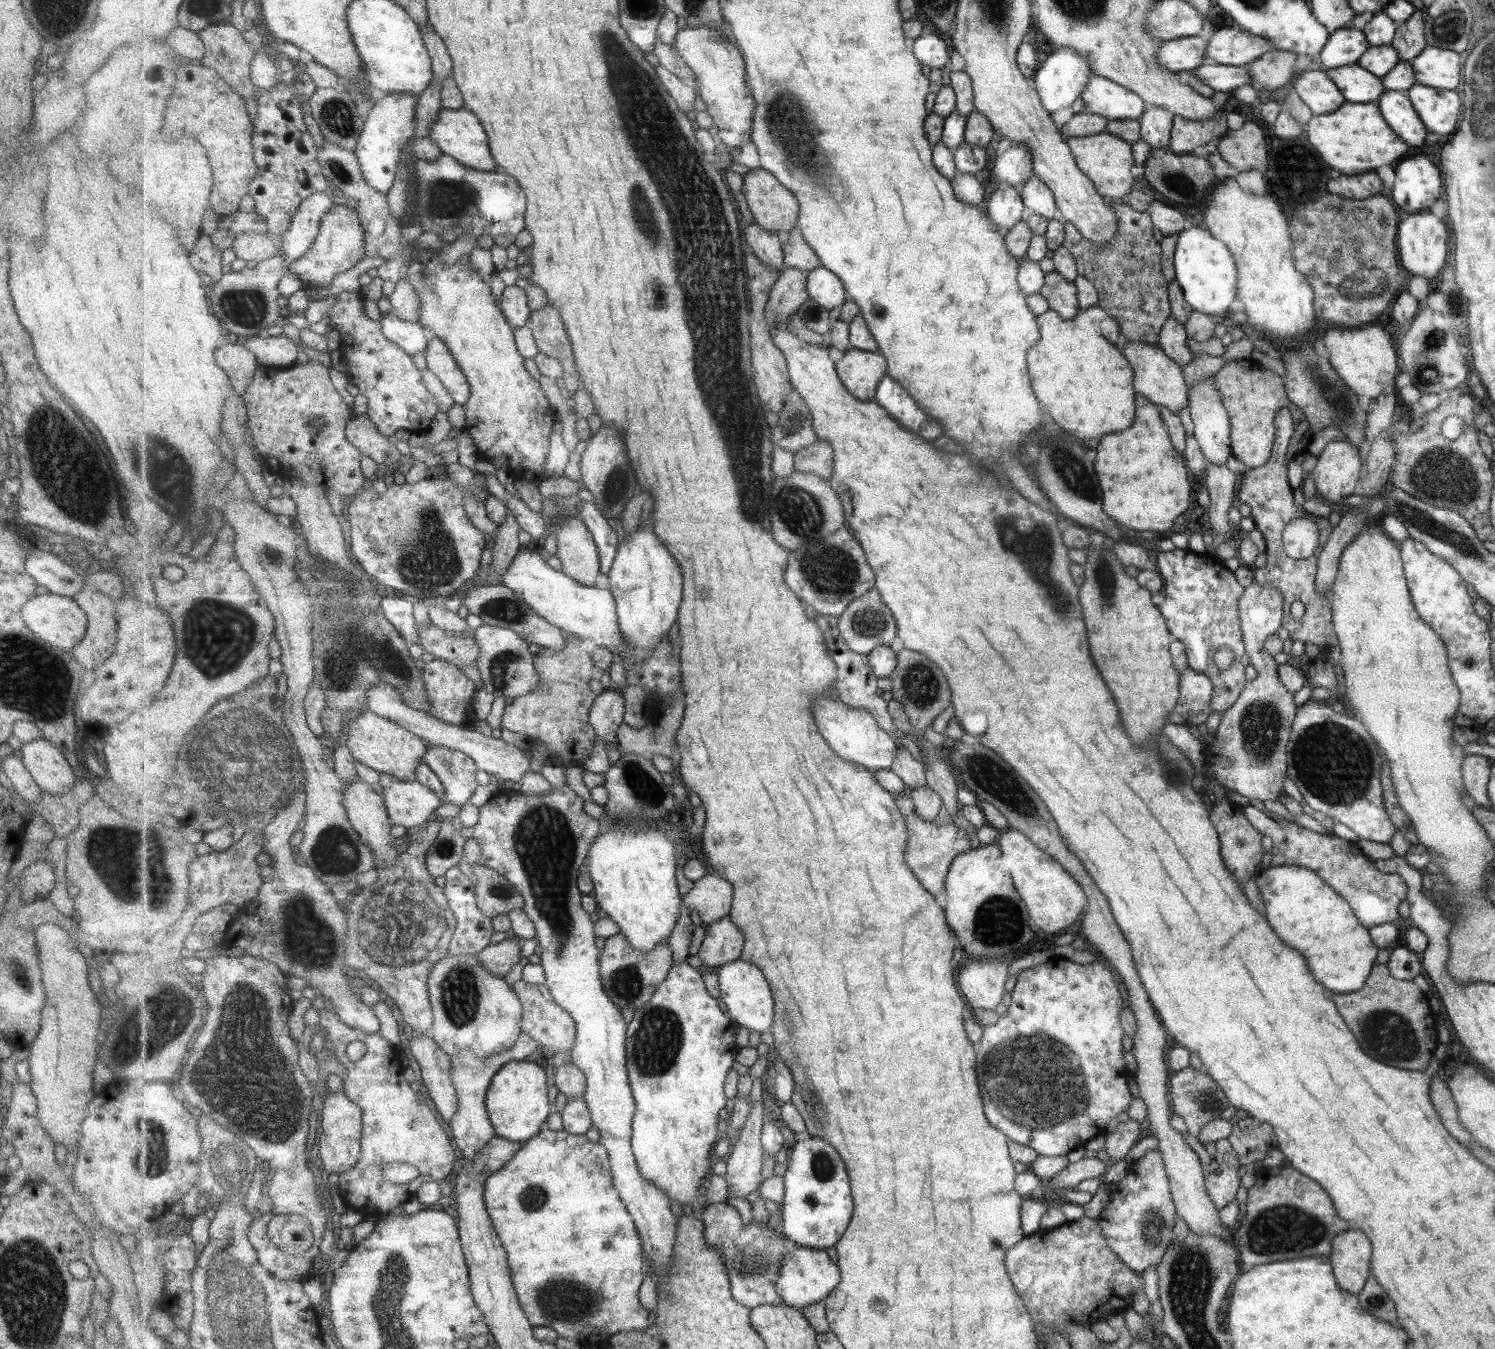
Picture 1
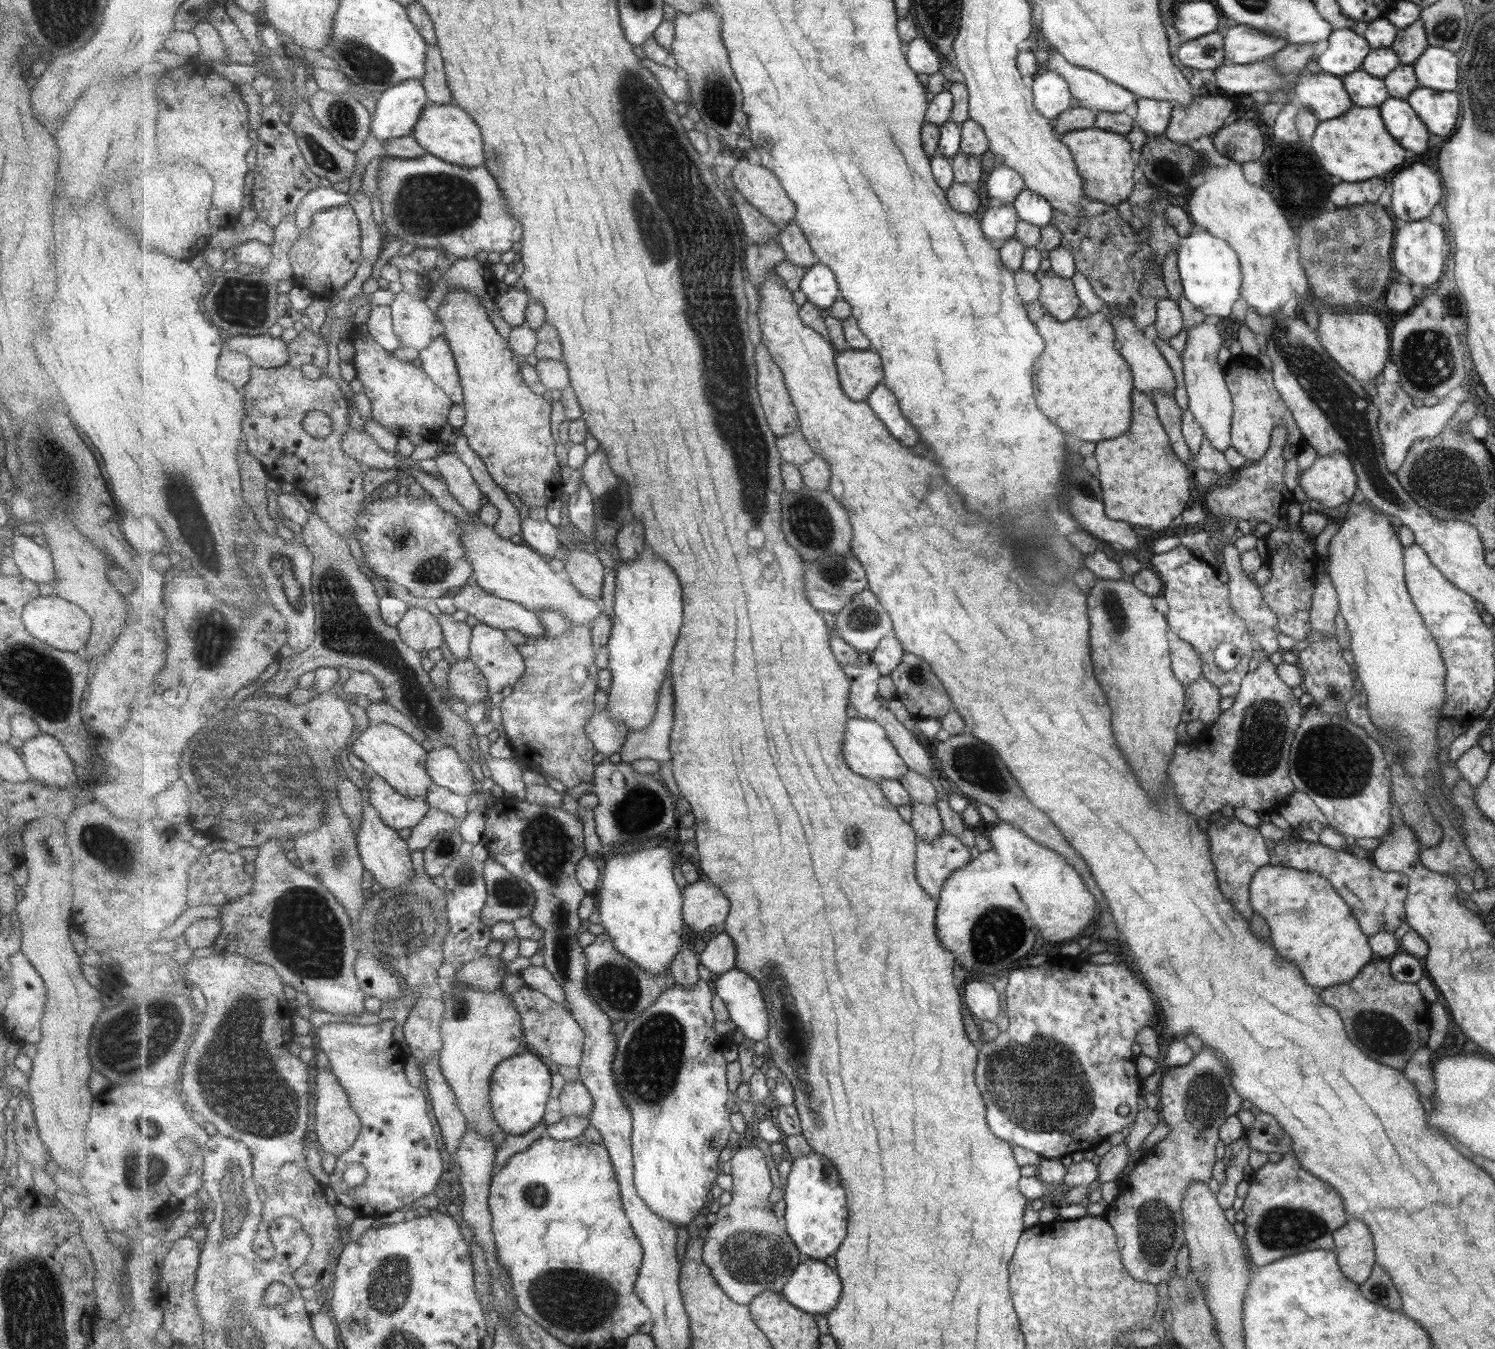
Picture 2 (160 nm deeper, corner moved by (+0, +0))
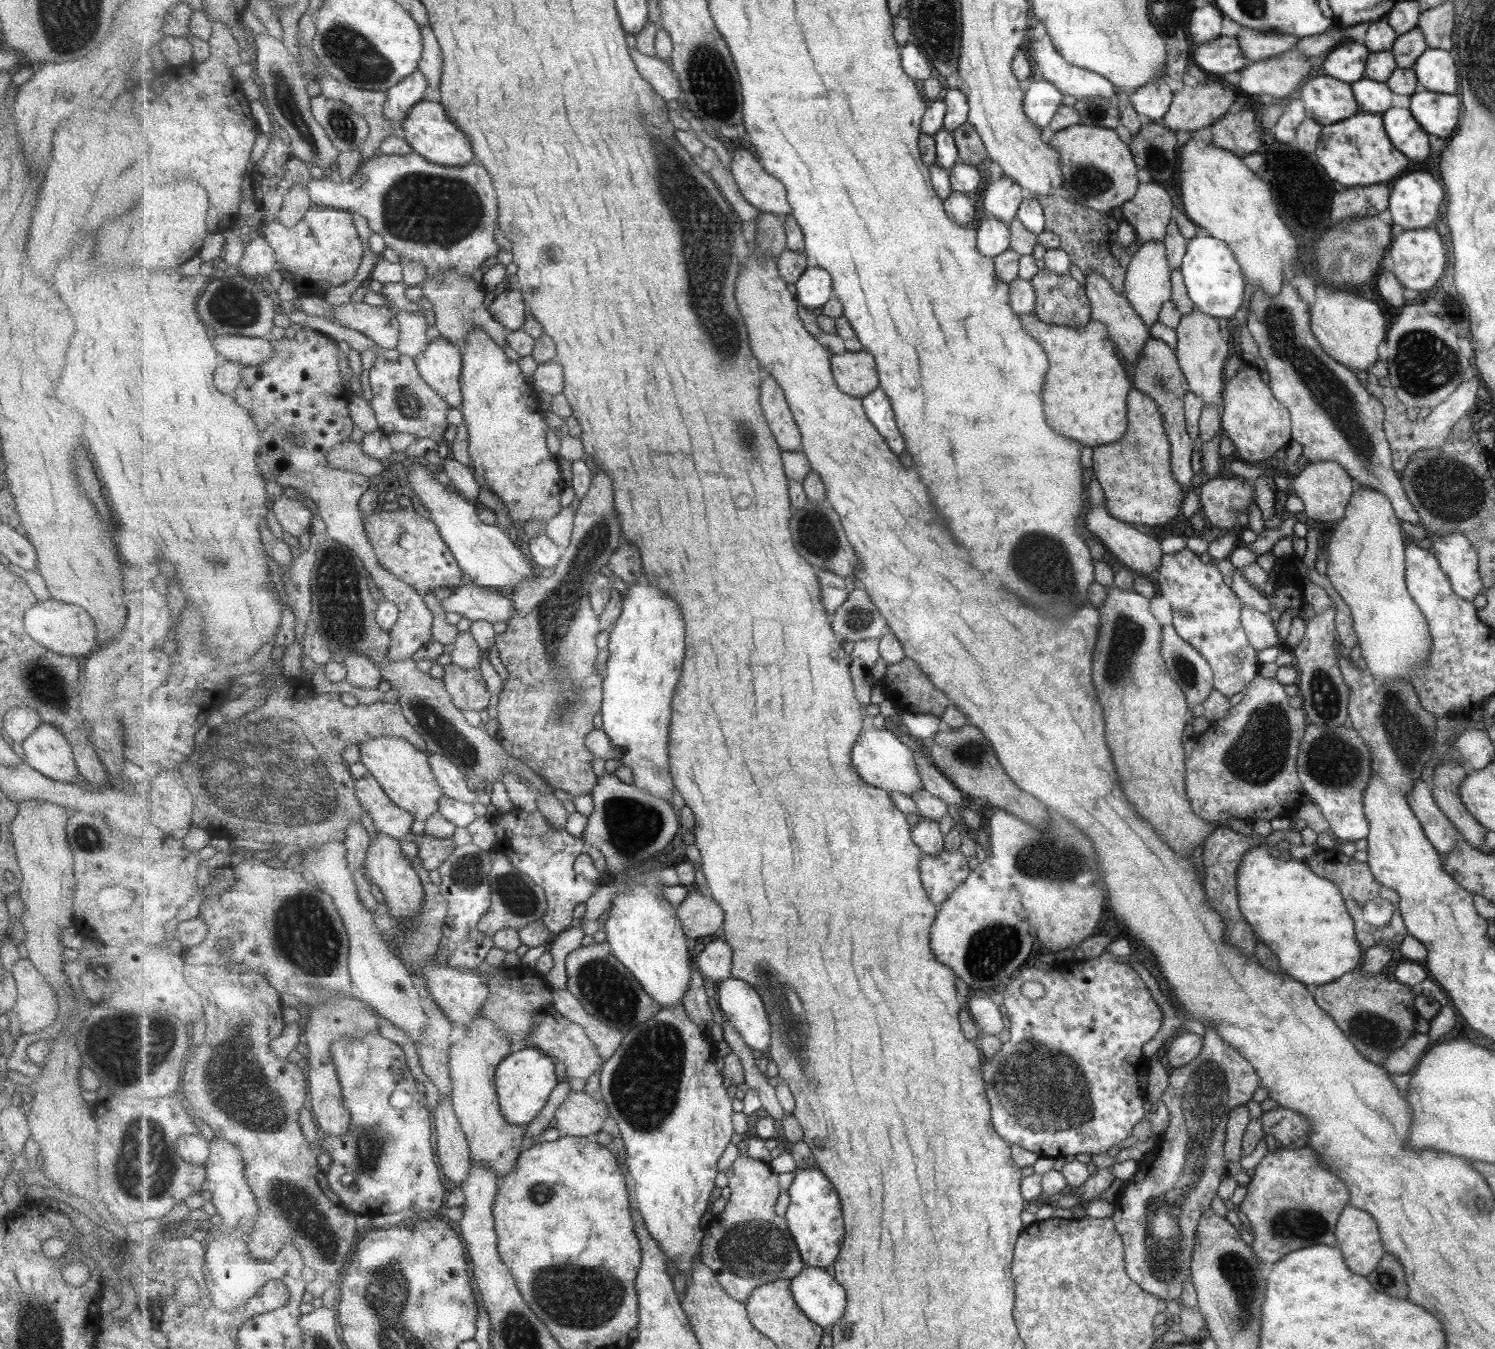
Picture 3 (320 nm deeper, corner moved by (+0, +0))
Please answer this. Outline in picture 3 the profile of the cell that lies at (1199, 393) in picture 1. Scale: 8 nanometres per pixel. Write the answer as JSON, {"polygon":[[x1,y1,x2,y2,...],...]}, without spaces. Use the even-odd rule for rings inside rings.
{"polygon":[[1193,309,1190,313,1182,315,1176,330,1176,345,1174,355,1178,368,1183,373,1188,392,1195,394,1201,400,1202,406,1215,406,1221,409,1221,370,1227,358,1227,342,1221,340,1217,319]]}

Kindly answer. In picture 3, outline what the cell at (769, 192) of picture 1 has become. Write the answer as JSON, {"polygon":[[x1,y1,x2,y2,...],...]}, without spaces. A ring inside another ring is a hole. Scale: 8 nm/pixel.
{"polygon":[[748,149,733,151,731,172,745,198,762,213,792,214,786,185,767,173,759,157]]}

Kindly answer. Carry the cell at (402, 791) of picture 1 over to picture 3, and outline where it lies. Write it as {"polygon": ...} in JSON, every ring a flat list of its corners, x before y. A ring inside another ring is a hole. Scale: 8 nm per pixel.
{"polygon":[[371,773,356,779,356,792,378,831,396,839,410,836,415,817,399,808]]}

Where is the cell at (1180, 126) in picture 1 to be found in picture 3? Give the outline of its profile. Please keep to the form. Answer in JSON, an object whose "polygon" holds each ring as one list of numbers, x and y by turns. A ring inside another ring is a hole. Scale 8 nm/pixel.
{"polygon":[[1219,82,1197,83,1184,86,1172,93,1172,101,1159,123,1170,131,1195,131,1210,127,1222,117,1233,102,1233,92]]}

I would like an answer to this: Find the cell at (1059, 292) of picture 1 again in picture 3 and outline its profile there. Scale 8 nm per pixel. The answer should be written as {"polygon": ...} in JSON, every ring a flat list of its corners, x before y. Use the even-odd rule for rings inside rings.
{"polygon":[[1043,267,1038,269,1029,281,1034,292,1032,312,1039,320,1045,324,1071,328,1083,328,1090,322,1090,301,1087,300,1085,288,1069,273,1059,276]]}

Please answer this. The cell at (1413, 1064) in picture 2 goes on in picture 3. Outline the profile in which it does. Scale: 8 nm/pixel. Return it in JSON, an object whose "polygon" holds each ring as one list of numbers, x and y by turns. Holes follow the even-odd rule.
{"polygon":[[1414,1032,1401,1047,1391,1051,1379,1065,1390,1074,1413,1071,1417,1061,1430,1048,1431,1043,1427,1034]]}

